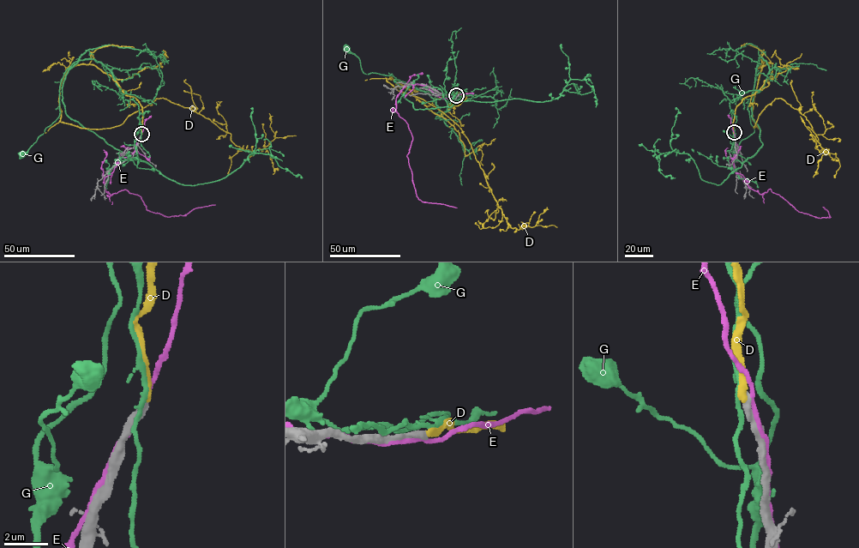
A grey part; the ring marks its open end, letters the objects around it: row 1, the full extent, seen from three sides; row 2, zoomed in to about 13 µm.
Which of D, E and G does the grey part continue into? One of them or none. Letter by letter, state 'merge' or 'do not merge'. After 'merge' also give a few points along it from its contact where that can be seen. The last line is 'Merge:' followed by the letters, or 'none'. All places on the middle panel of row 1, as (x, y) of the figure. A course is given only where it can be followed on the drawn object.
D: do not merge
E: do not merge
G: do not merge
Merge: none

